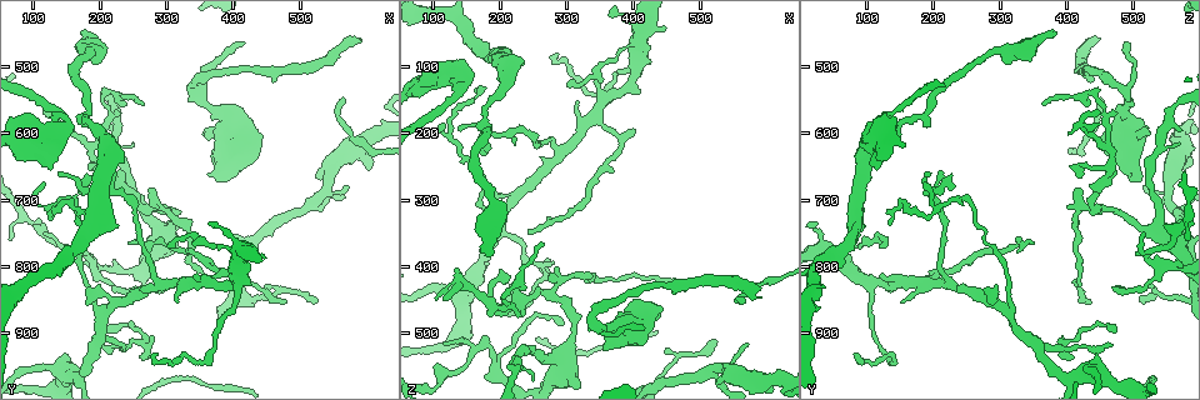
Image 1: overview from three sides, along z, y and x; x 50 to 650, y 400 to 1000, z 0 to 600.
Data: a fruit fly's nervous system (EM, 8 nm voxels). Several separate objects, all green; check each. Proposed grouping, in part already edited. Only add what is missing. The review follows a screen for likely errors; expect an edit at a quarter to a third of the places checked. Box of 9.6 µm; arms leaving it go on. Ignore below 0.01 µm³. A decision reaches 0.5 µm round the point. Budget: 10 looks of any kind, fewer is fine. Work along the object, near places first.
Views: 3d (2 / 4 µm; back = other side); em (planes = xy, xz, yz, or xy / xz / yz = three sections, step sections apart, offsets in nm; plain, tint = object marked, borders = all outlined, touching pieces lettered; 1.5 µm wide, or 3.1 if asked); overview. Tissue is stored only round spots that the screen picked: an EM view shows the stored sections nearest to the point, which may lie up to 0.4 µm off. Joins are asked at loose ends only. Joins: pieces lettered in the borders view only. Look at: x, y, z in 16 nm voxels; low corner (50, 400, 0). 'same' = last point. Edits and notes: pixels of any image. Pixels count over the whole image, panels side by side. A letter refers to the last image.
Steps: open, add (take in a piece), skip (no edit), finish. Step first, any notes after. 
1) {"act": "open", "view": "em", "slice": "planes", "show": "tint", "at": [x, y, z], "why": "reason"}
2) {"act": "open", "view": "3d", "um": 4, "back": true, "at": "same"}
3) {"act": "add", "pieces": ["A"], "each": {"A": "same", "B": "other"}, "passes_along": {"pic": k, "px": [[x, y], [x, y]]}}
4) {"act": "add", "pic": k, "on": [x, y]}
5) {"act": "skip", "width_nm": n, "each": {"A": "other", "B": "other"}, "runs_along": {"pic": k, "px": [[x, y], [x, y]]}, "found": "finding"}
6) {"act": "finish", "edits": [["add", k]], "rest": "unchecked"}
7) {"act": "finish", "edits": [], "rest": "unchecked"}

{"act": "open", "view": "em", "slice": "planes", "show": "plain", "at": [595, 455, 445], "why": "free end"}

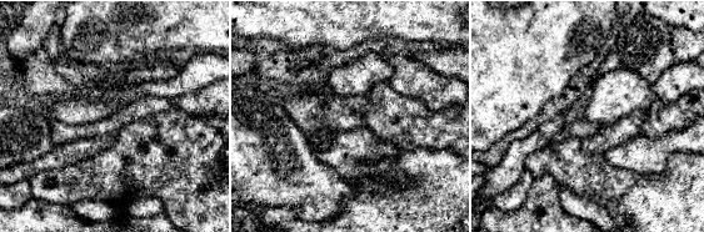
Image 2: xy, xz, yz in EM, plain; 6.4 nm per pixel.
{"act": "open", "view": "em", "slice": "planes", "show": "borders", "at": "same", "why": "see the neighbours"}

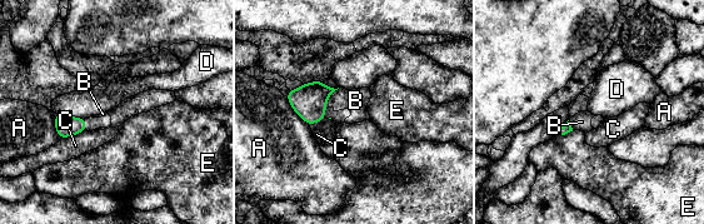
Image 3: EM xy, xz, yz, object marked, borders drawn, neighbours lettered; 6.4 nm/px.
{"act": "add", "pieces": ["B"], "each": {"A": "other", "B": "same", "C": "other", "D": "other", "E": "other"}, "found": "the neuron continues"}

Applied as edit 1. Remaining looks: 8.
{"act": "open", "view": "3d", "um": 4, "at": [525, 850, 510], "why": "free end"}

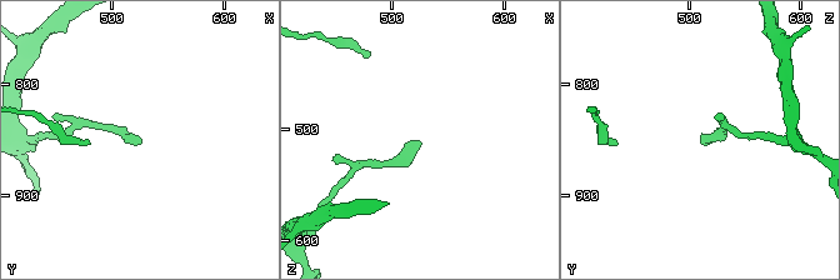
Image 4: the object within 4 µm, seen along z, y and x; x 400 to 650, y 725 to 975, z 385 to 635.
{"act": "open", "view": "em", "slice": "planes", "show": "tint", "at": [524, 854, 510], "why": "now the EM"}

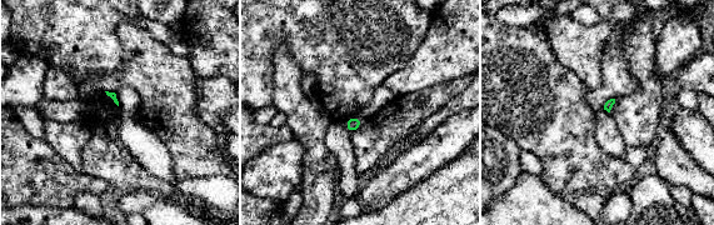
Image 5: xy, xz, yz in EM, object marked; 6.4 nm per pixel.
{"act": "open", "view": "em", "slice": "planes", "show": "borders", "at": "same"}

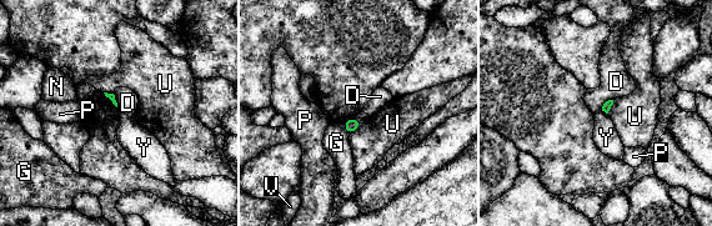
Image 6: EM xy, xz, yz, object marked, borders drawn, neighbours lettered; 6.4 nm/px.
{"act": "skip", "longest_contact_nm": ["D", 110], "each": {"D": "other", "G": "other", "N": "other", "P": "other", "U": "other", "V": "other", "Y": "other"}, "found": "no lettered piece goes on from it"}

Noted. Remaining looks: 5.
{"act": "open", "view": "em", "slice": "yz", "step": 4, "show": "borders", "at": [125, 655, 115], "why": "branch stops here"}

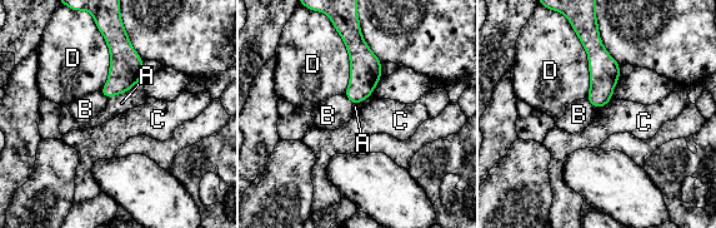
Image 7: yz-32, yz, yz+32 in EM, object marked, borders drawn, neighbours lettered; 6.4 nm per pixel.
{"act": "skip", "each": {"A": "other", "B": "other", "C": "other", "D": "other"}, "border": {"pic": 7, "px": [[585, 98], [596, 109]]}, "found": "none of them fits"}

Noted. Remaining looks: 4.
{"act": "open", "view": "3d", "um": 4, "at": [180, 450, 385], "why": "branch stops here"}

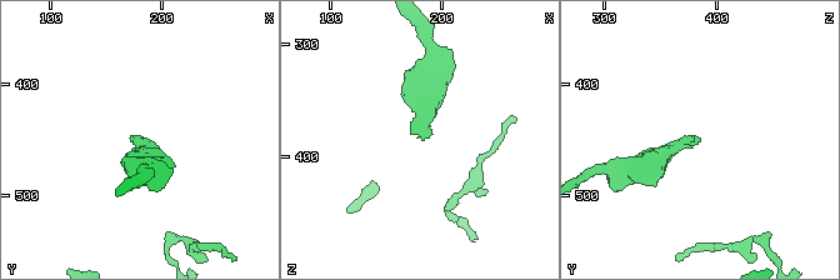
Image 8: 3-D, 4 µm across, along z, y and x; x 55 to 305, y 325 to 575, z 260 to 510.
{"act": "open", "view": "em", "slice": "planes", "show": "borders", "at": [178, 448, 386], "why": "now the EM"}

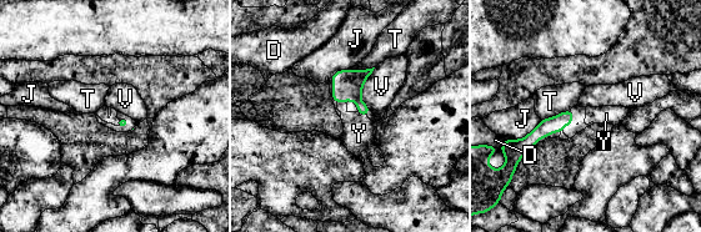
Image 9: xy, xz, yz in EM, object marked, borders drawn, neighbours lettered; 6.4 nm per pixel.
{"act": "add", "pieces": ["Y"], "each": {"D": "other", "J": "other", "T": "other", "V": "other", "Y": "same"}, "passes_along": {"pic": 9, "px": [[346, 84], [361, 116], [359, 134]]}, "found": "it goes on there"}

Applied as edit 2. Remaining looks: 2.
{"act": "finish", "edits": [["add", 3], ["add", 9]], "rest": "unchecked"}

